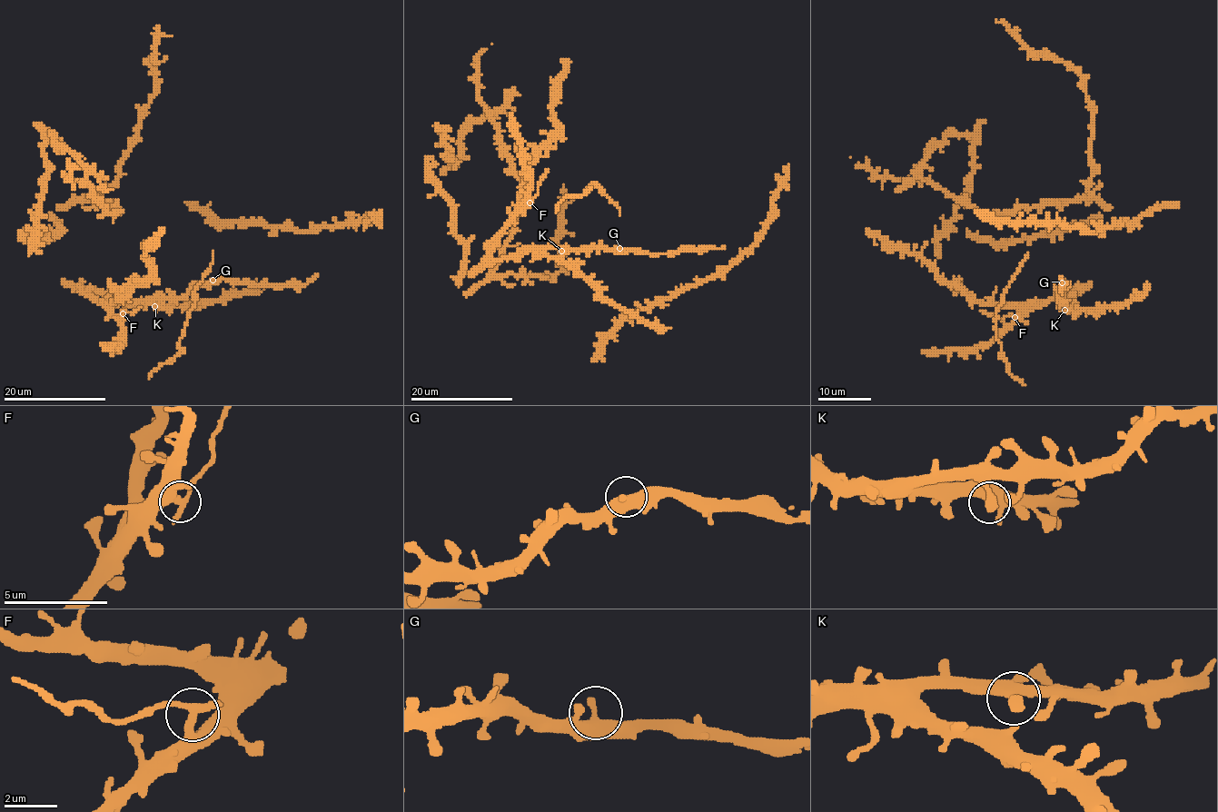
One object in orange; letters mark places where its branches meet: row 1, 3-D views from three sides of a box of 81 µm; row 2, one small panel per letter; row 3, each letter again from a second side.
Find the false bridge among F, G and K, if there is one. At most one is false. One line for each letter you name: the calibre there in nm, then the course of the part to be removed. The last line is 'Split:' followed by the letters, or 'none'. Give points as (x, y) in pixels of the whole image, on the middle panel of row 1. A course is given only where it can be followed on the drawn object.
F: 340 nm thick; foreign part runs (529, 203), (537, 193), (542, 175), (549, 169)
Split: F

